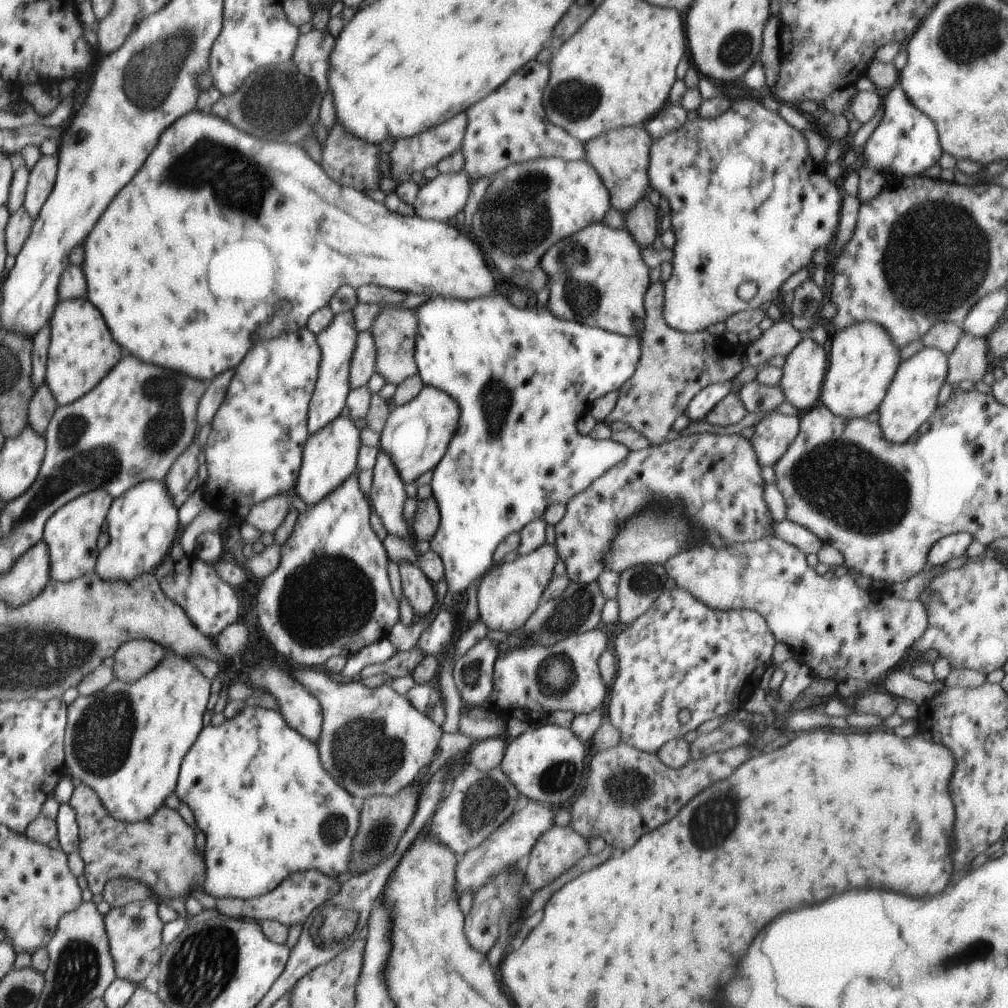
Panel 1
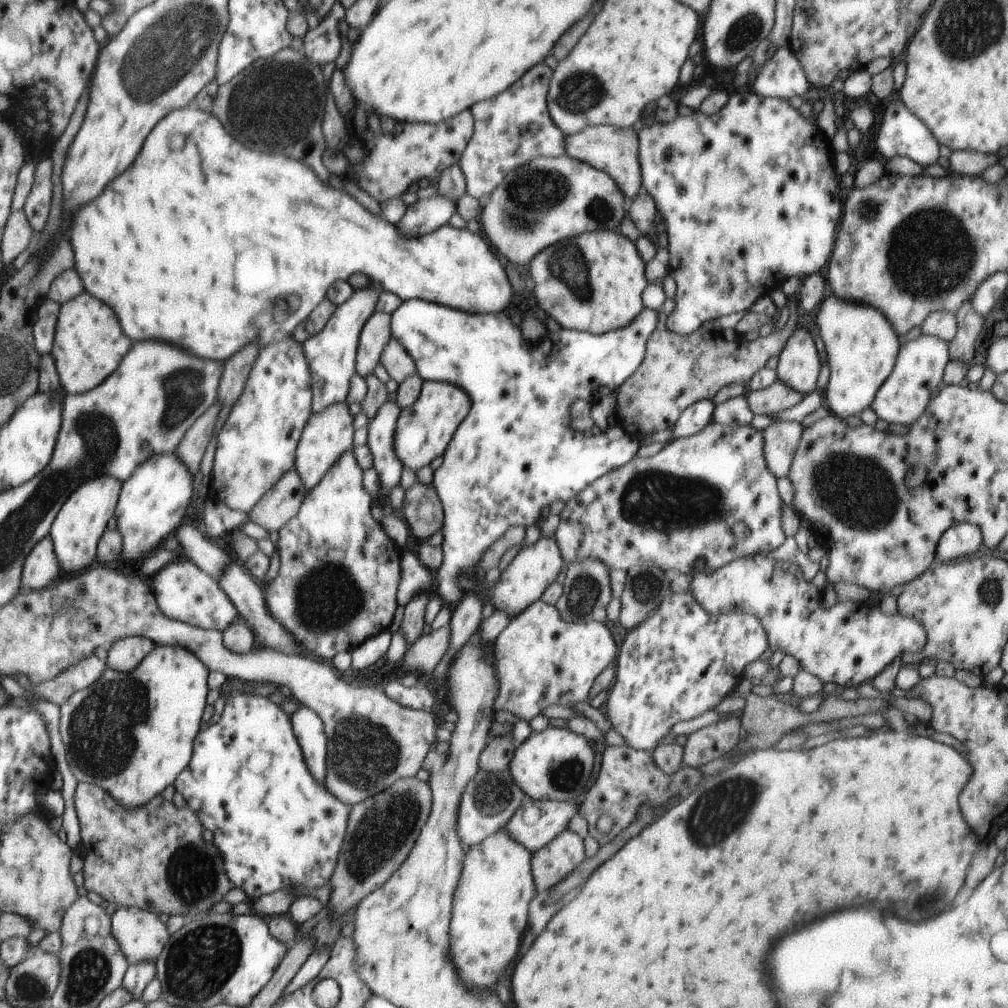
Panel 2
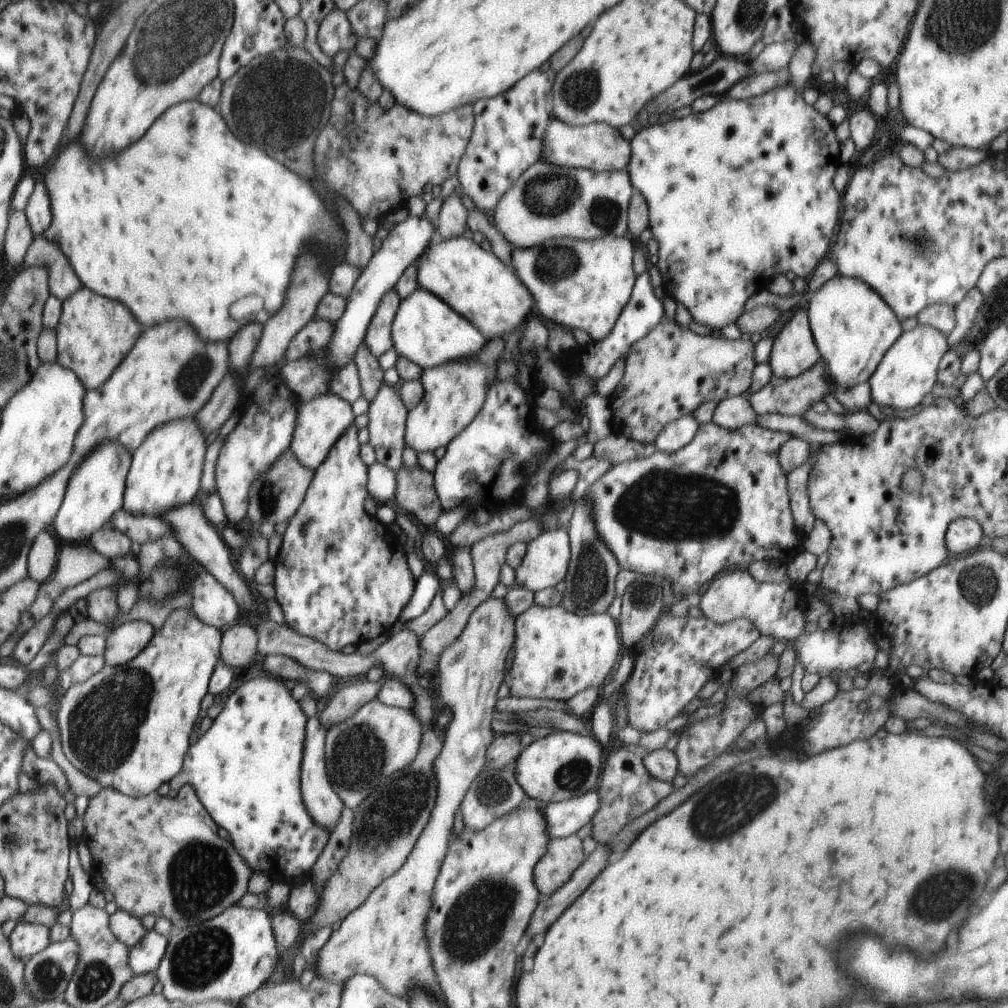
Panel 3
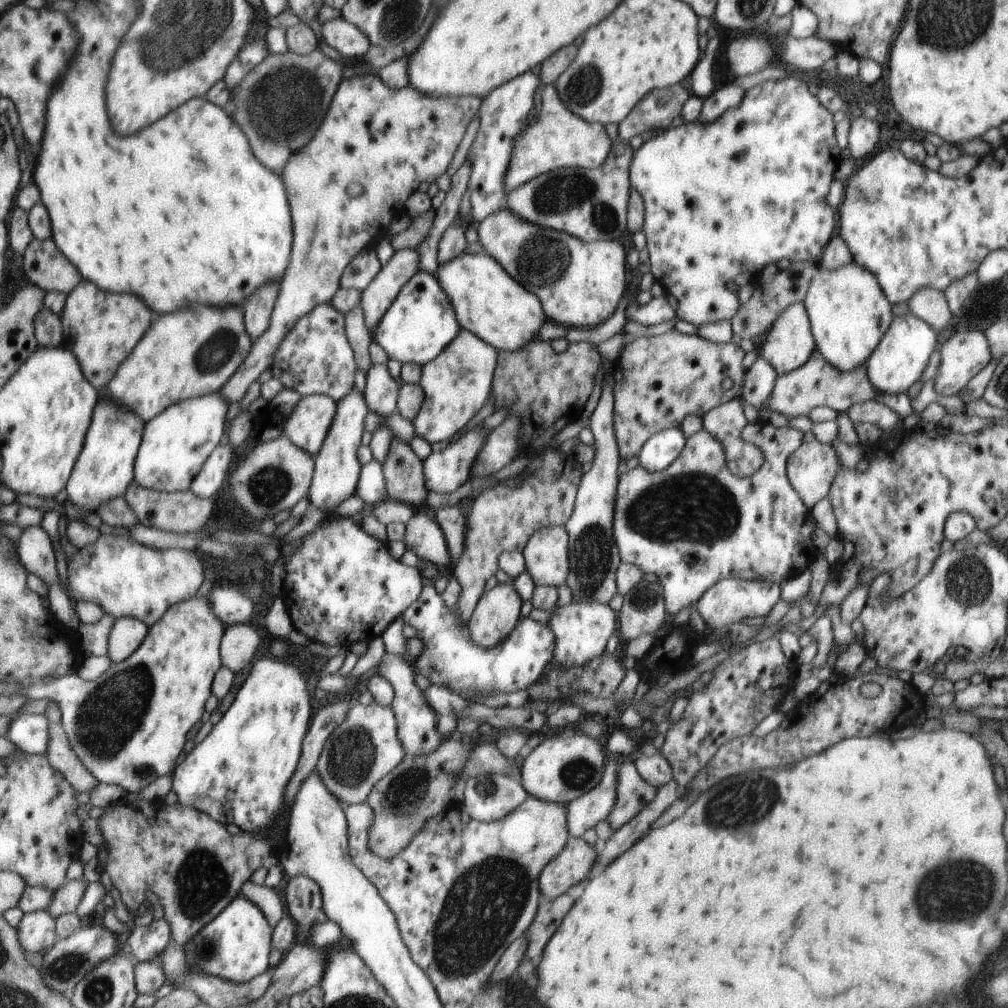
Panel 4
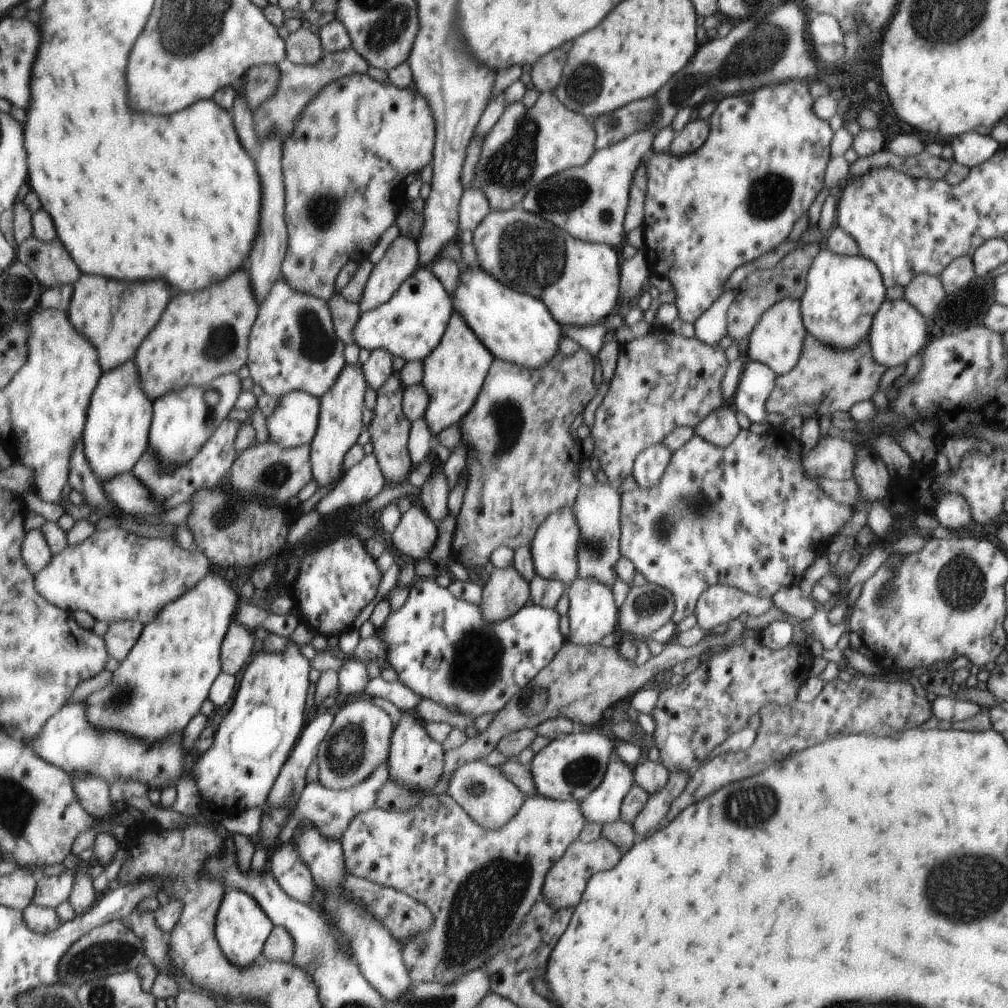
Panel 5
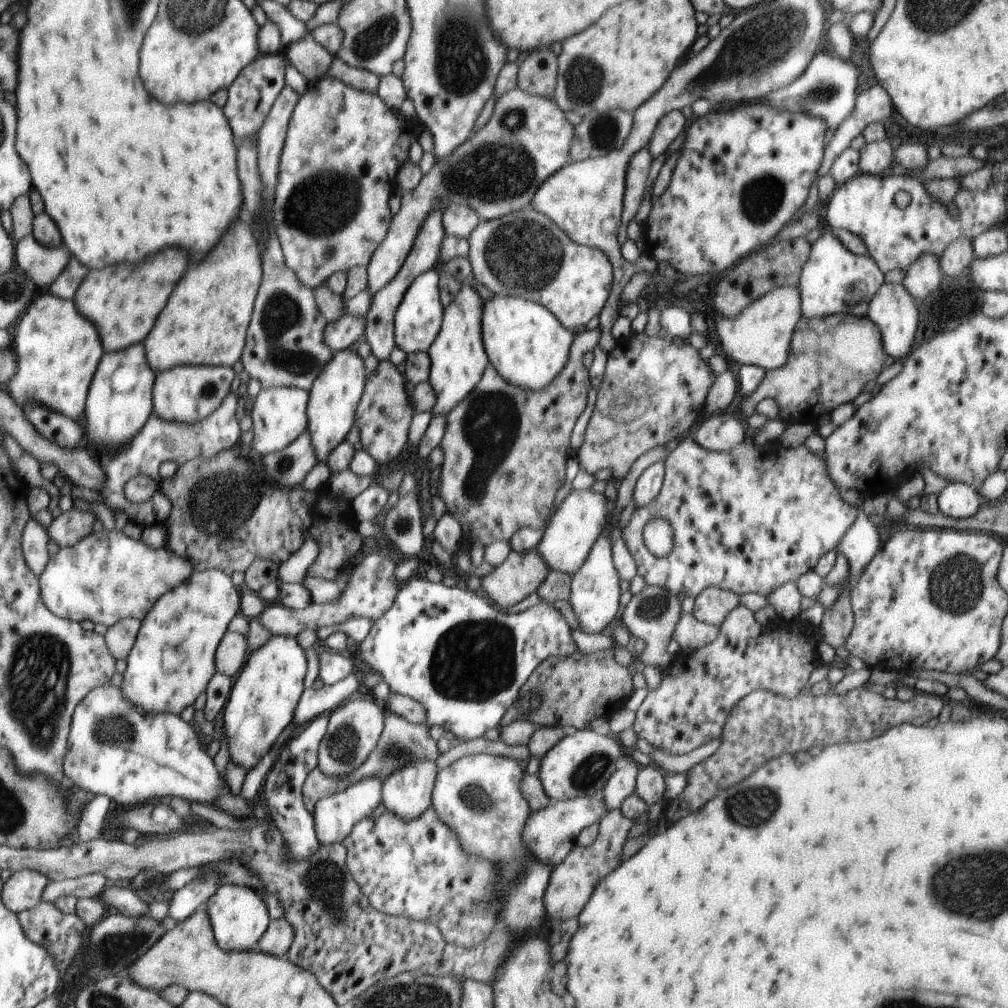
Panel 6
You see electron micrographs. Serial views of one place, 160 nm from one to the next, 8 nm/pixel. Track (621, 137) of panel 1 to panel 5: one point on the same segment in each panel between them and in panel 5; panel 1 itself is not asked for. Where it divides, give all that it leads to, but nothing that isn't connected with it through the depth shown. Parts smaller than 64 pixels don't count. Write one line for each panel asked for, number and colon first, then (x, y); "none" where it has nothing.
2: (615, 150)
3: (597, 147)
4: (556, 139)
5: (526, 146)

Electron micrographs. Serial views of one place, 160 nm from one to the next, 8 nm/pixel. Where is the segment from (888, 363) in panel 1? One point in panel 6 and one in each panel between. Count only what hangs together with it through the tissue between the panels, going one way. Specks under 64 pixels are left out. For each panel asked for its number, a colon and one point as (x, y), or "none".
2: (861, 345)
3: (853, 328)
4: (848, 312)
5: (842, 293)
6: (834, 280)

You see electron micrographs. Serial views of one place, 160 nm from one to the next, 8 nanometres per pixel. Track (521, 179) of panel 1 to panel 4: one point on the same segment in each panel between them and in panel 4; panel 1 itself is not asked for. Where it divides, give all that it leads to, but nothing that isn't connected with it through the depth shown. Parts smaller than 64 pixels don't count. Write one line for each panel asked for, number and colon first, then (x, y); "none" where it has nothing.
2: (549, 199)
3: (548, 201)
4: (591, 204)

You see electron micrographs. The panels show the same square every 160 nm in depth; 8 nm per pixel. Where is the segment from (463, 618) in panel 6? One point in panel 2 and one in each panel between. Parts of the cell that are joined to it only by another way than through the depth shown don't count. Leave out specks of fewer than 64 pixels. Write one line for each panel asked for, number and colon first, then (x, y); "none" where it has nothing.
2: (416, 578)
3: (427, 585)
4: (450, 658)
5: (441, 647)

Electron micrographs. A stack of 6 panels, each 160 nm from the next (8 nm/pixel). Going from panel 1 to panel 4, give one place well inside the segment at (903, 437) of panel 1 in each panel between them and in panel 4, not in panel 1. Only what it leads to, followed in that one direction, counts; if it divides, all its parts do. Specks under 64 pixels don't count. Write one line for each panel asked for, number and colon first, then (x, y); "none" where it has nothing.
2: (918, 370)
3: (908, 371)
4: (899, 360)

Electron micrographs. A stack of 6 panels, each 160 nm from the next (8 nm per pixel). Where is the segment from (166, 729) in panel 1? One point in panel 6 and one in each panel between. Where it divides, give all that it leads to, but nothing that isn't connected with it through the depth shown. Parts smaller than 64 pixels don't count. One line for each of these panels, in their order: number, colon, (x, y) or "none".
2: (141, 724)
3: (128, 727)
4: (124, 738)
5: (158, 688)
6: (172, 661)

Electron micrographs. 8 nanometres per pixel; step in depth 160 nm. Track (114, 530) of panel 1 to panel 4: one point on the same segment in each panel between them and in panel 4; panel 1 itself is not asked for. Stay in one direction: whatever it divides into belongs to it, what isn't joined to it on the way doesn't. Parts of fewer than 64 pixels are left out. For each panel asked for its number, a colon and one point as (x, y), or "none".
2: (153, 501)
3: (165, 470)
4: (175, 443)

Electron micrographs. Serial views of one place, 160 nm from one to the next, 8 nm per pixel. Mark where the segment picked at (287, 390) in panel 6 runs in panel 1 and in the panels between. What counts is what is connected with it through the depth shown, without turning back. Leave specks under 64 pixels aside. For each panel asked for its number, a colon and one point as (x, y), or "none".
1: (330, 455)
2: (327, 435)
3: (319, 423)
4: (306, 426)
5: (293, 422)

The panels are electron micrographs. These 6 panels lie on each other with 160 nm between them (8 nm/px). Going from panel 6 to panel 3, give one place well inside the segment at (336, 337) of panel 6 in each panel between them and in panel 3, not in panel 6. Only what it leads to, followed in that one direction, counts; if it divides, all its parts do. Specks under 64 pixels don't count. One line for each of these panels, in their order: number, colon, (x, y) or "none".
3: (427, 331)
4: (421, 321)
5: (410, 325)

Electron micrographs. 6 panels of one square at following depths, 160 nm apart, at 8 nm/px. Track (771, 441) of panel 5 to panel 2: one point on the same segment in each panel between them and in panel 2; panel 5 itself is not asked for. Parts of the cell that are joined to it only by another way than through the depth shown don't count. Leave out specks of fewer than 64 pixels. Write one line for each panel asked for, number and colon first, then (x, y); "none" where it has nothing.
2: (673, 510)
3: (670, 515)
4: (673, 523)

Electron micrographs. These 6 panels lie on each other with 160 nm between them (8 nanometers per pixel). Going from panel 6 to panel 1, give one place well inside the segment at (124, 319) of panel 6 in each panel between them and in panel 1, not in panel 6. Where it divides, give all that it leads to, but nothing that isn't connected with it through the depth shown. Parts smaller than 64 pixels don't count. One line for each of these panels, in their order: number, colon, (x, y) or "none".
1: (81, 352)
2: (89, 344)
3: (94, 334)
4: (101, 329)
5: (116, 316)

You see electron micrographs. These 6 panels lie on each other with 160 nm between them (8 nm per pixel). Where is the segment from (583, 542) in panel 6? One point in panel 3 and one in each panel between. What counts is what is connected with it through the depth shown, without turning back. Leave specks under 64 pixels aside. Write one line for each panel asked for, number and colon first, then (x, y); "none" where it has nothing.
3: (545, 563)
4: (546, 552)
5: (554, 549)

